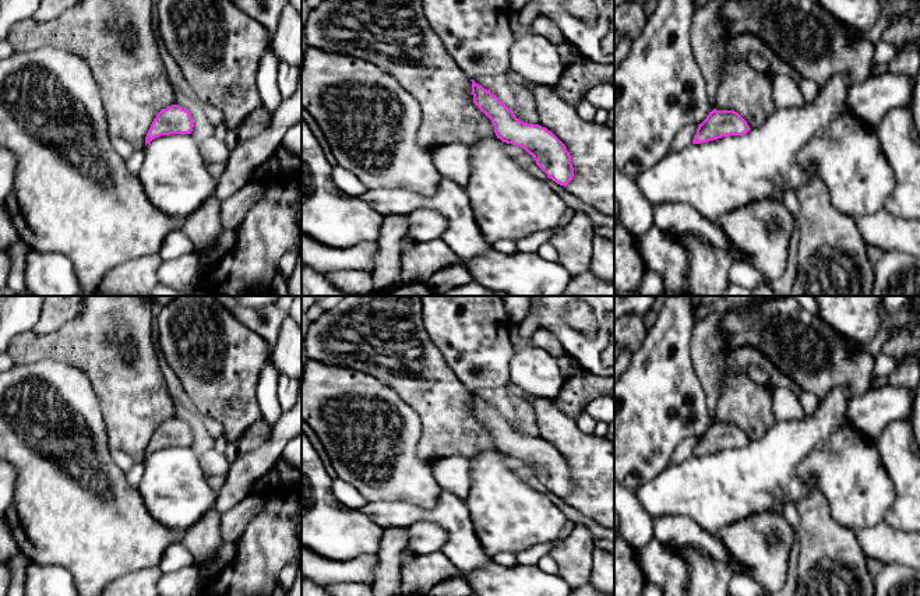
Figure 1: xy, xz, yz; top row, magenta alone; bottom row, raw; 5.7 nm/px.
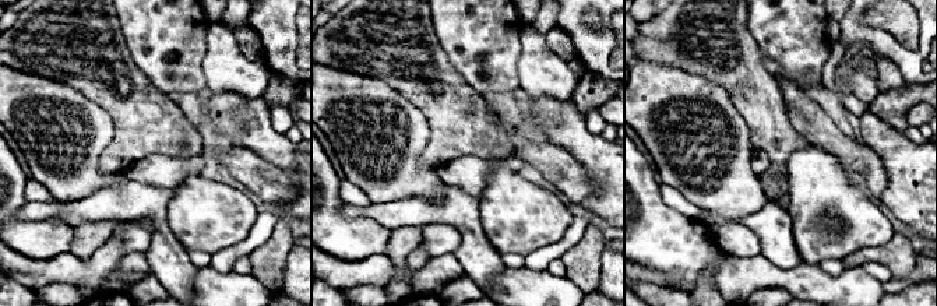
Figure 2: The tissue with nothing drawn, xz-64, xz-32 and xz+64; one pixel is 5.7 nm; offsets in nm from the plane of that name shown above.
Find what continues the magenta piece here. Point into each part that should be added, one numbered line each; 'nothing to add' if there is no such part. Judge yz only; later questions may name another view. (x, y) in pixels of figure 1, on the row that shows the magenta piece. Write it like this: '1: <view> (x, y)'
1: yz (744, 90)

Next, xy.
1: xy (116, 38)

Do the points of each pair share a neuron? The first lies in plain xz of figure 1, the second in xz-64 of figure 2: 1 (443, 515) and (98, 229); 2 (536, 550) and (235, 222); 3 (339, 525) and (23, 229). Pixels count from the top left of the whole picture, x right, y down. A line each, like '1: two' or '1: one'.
1: two
2: two
3: one

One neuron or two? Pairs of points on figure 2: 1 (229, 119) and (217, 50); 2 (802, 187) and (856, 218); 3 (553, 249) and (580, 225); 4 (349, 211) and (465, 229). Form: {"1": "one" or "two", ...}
{"1": "two", "2": "one", "3": "one", "4": "one"}

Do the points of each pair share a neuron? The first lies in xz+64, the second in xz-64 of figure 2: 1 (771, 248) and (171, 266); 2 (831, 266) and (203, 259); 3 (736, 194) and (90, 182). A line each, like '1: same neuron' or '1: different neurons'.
1: same neuron
2: same neuron
3: same neuron

